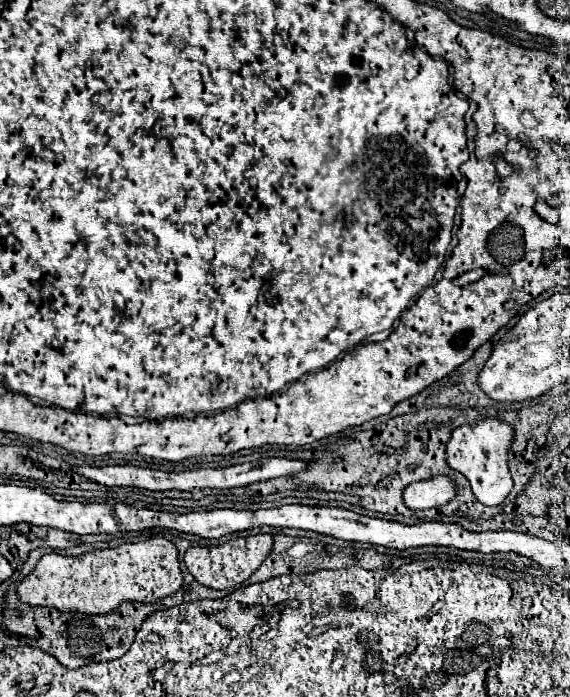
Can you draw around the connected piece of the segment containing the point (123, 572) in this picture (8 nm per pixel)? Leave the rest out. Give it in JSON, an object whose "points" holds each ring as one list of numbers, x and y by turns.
{"points":[[149,538,137,544,93,550,79,556,51,552,41,556,35,570,17,584,17,596,29,606,53,606,61,612,109,614,111,608,125,600,152,604,175,593,183,584,177,548,161,538]]}

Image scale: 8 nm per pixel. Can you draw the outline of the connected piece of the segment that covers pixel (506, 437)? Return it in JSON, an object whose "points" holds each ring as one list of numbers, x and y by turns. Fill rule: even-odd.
{"points":[[491,416,471,424,457,426,451,432,451,438,447,444,447,464,449,468,461,472,471,482,473,494,485,506,501,504,513,486,511,474,507,468,507,452,509,452,509,446,513,444,513,438,515,438,513,426,505,420,491,420]]}

